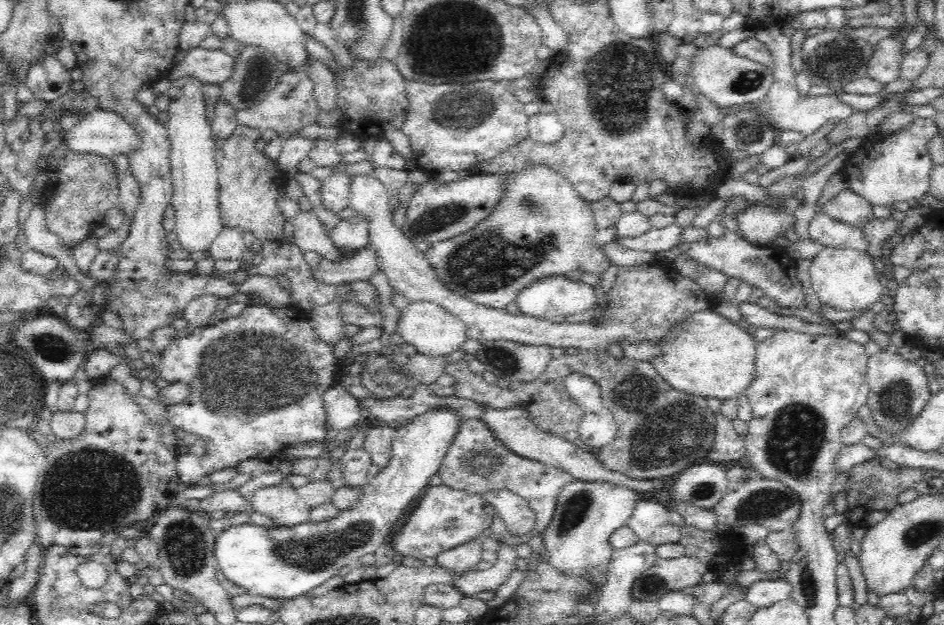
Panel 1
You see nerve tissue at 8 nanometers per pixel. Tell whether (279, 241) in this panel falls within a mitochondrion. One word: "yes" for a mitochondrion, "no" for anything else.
no

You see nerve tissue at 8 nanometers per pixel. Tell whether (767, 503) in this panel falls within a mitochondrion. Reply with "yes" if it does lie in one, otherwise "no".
yes

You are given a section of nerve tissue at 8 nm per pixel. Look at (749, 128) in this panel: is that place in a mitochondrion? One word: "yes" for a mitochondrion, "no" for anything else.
yes

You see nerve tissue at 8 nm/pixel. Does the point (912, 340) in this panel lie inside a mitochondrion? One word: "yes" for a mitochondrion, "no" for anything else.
no

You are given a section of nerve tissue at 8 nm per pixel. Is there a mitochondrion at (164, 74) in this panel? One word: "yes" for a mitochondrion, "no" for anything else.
no

